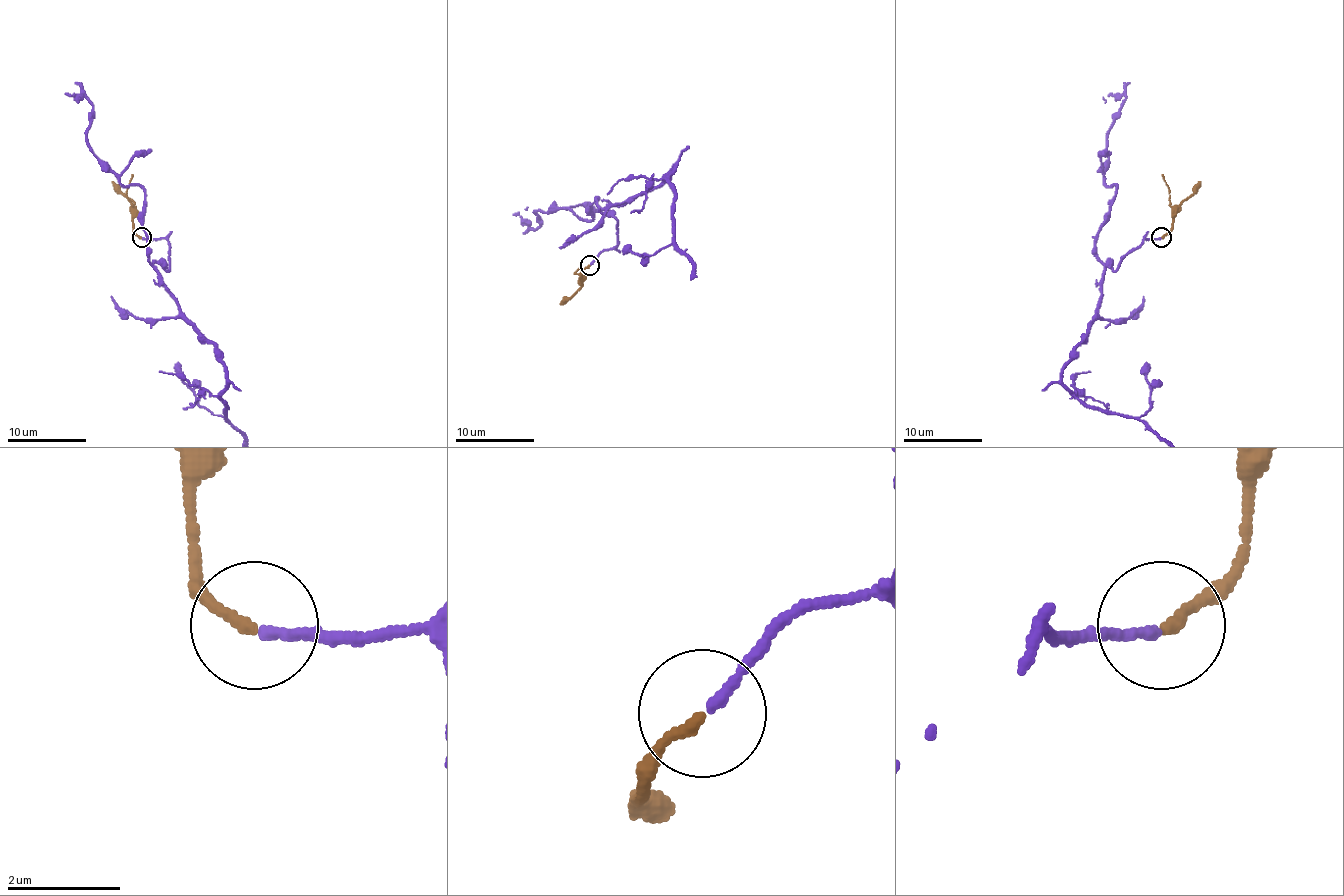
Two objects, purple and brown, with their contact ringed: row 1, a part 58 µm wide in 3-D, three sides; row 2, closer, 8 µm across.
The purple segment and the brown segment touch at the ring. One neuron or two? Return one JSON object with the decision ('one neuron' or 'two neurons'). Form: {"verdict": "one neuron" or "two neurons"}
{"verdict": "one neuron"}

